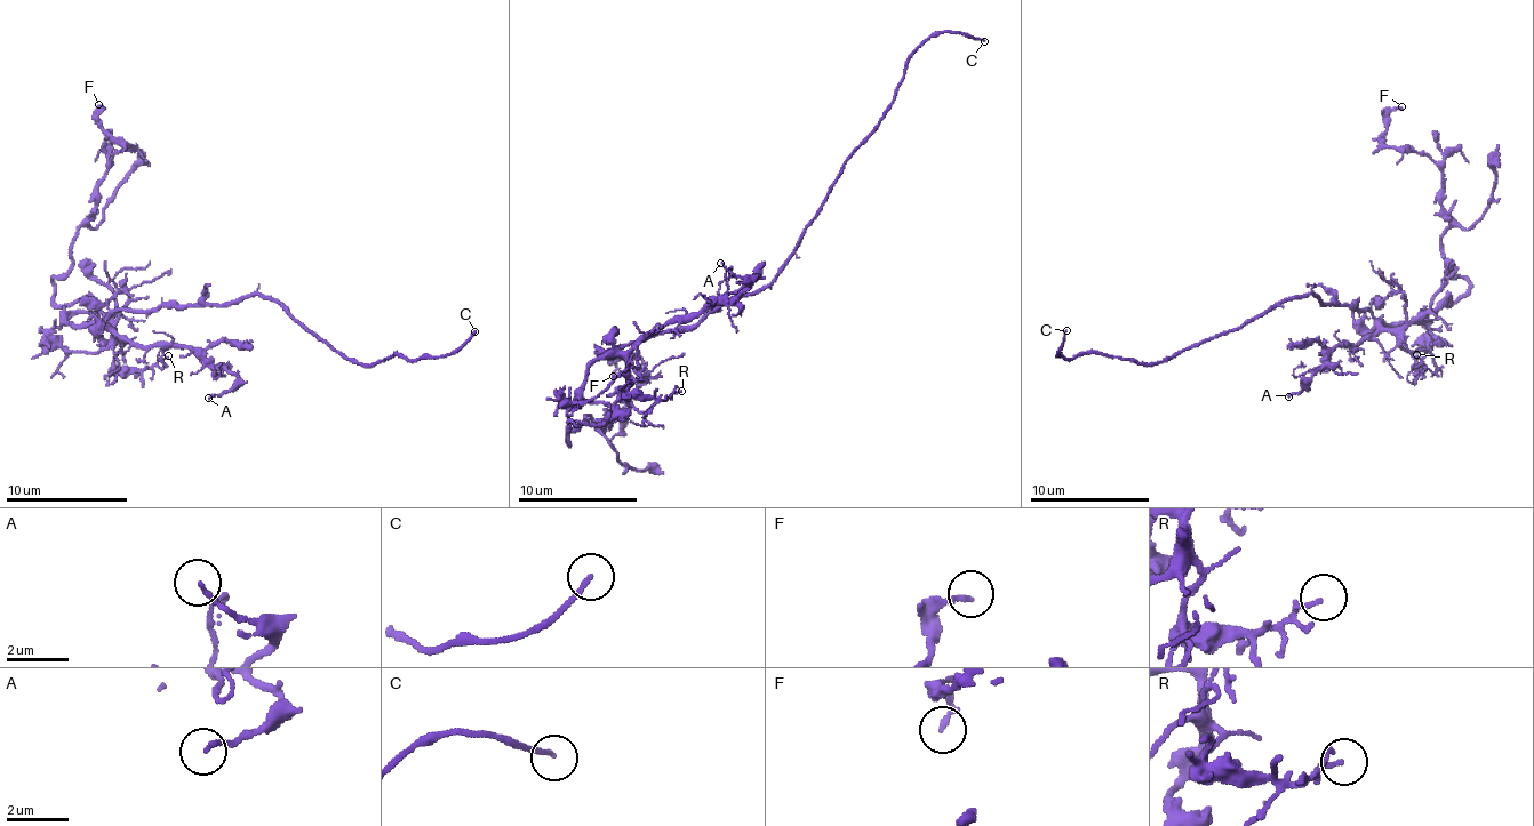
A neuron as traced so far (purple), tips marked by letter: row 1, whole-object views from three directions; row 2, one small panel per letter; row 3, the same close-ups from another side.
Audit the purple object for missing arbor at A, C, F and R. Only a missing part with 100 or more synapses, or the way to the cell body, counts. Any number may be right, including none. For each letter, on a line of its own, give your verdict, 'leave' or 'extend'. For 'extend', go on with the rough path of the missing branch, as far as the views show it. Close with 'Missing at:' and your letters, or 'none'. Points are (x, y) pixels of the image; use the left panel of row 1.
A: leave
C: extend
F: leave
R: leave
Missing at: C

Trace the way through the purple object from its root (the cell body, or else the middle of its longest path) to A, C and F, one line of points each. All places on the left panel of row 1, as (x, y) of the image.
A: (186, 304), (117, 311), (108, 322), (135, 344), (190, 346), (223, 365), (238, 381), (208, 398)
C: (186, 304), (271, 298), (332, 350), (362, 365), (393, 353), (408, 359), (450, 355), (474, 331)
F: (186, 304), (117, 311), (113, 328), (113, 295), (71, 256), (96, 183), (129, 146), (108, 135), (98, 104)

